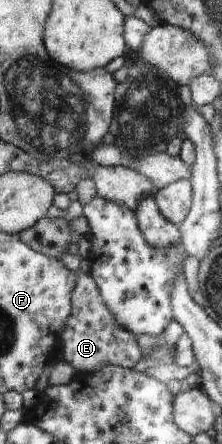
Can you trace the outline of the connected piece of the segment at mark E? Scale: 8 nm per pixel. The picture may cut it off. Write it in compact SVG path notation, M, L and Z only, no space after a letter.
M89 274L77 276L70 301L70 315L61 329L61 357L76 372L98 371L105 365L112 364L123 368L133 368L143 357L137 343L137 336L124 329L114 319L100 297L96 282Z

